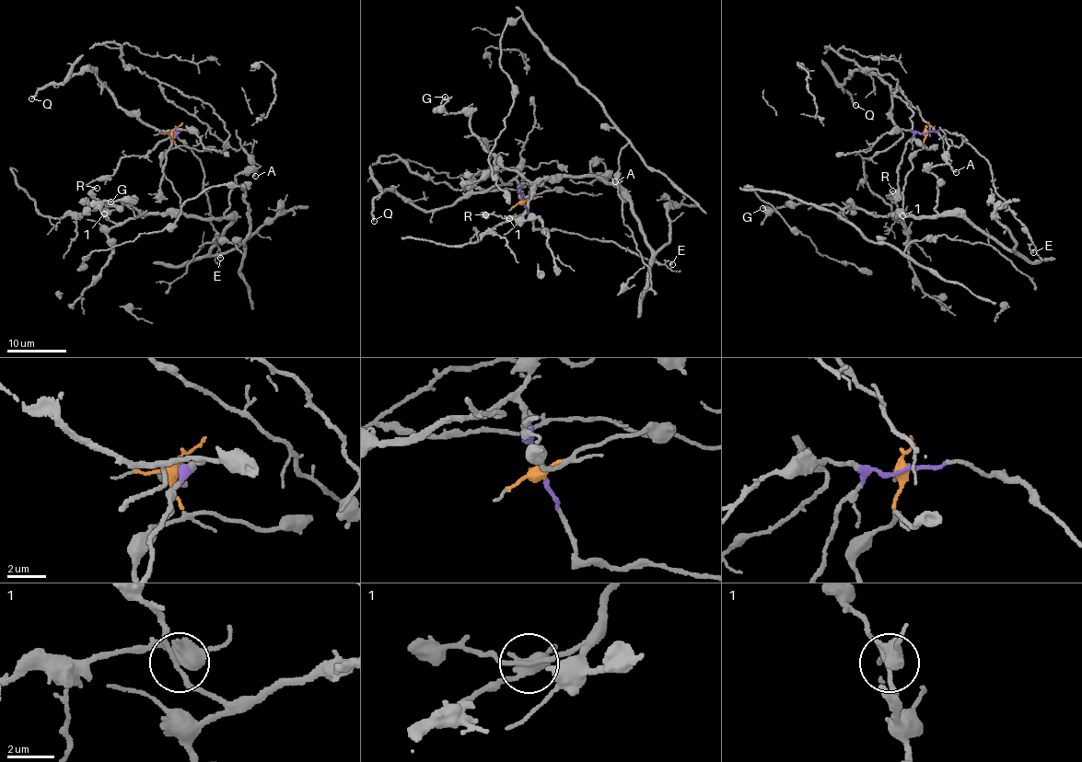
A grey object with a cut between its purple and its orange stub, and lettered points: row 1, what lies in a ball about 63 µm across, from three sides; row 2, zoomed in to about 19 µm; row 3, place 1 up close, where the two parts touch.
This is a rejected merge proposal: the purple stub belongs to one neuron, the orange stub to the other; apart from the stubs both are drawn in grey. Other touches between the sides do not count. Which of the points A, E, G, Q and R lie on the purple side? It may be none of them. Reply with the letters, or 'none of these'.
E, Q

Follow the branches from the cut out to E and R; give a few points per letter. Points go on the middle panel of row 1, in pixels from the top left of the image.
E: (522, 201), (537, 229), (610, 240), (647, 259), (672, 264)
R: (522, 201), (529, 199), (523, 195), (532, 189), (557, 177), (540, 178), (523, 212), (512, 218), (485, 214)

